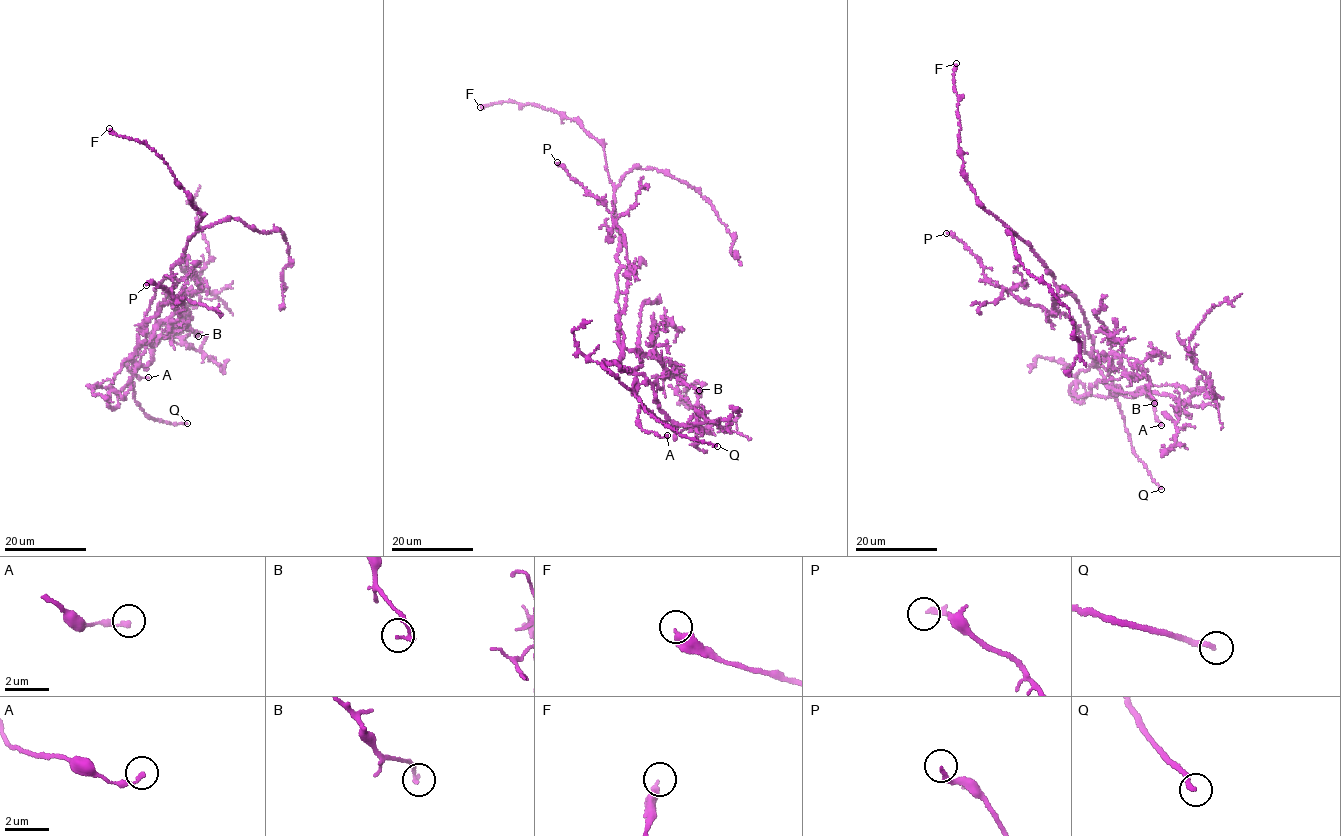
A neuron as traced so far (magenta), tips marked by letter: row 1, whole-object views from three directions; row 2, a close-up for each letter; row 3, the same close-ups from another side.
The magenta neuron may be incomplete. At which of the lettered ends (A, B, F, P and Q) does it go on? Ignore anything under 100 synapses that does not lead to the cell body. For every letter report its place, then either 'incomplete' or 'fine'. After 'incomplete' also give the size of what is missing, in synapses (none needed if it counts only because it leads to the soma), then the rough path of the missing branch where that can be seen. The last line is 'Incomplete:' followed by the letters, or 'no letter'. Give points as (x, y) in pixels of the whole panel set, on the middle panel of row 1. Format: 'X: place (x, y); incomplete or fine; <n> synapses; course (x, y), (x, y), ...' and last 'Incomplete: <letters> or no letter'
A: place (667, 435); fine
B: place (699, 390); fine
F: place (480, 107); fine
P: place (557, 162); fine
Q: place (717, 446); incomplete
Incomplete: Q

